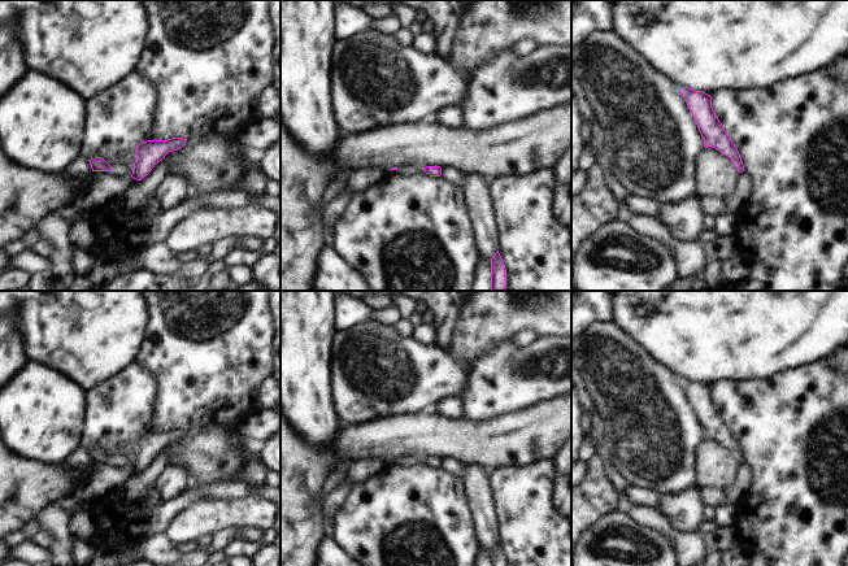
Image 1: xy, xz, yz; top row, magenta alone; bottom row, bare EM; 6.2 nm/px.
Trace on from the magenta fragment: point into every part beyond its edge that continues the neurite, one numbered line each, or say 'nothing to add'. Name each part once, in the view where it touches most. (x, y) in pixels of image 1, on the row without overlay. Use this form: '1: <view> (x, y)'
nothing to add

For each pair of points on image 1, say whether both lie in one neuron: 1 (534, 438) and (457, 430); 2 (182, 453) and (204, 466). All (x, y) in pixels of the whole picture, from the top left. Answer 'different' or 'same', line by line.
1: same
2: same

